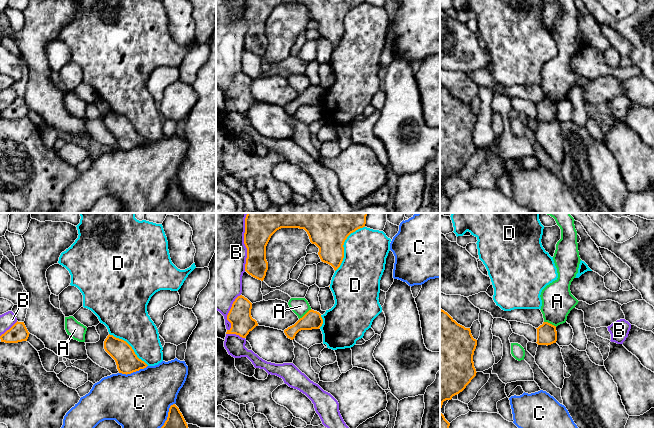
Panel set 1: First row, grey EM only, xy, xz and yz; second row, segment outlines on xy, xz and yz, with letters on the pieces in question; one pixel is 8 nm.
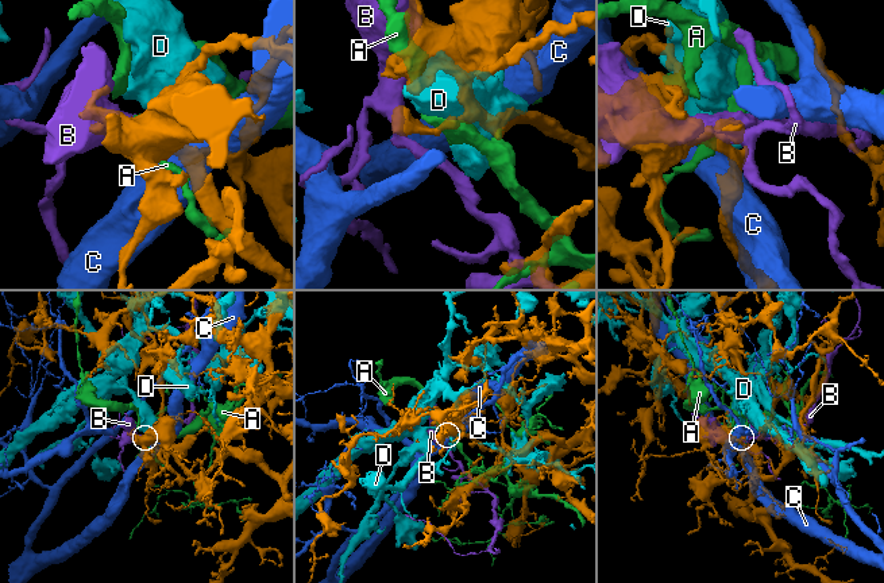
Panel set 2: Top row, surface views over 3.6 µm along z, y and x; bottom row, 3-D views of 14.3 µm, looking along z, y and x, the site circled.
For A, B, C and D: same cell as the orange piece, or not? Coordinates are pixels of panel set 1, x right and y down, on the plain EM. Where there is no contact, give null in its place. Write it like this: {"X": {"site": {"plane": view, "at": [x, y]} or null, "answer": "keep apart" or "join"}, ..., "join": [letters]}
{"A": {"site": {"plane": "xz", "at": [306, 89]}, "answer": "join"}, "B": {"site": {"plane": "xz", "at": [246, 23]}, "answer": "keep apart"}, "C": {"site": {"plane": "xy", "at": [167, 194]}, "answer": "keep apart"}, "D": {"site": {"plane": "xz", "at": [342, 22]}, "answer": "keep apart"}, "join": ["A"]}

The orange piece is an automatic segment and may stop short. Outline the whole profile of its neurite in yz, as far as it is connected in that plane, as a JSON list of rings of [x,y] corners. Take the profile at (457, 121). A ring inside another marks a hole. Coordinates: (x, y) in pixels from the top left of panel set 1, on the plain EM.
[[[440,85],[440,213],[445,213],[450,199],[441,189],[443,178],[462,168],[476,152],[473,131],[477,116],[470,104],[458,100],[447,88]]]

